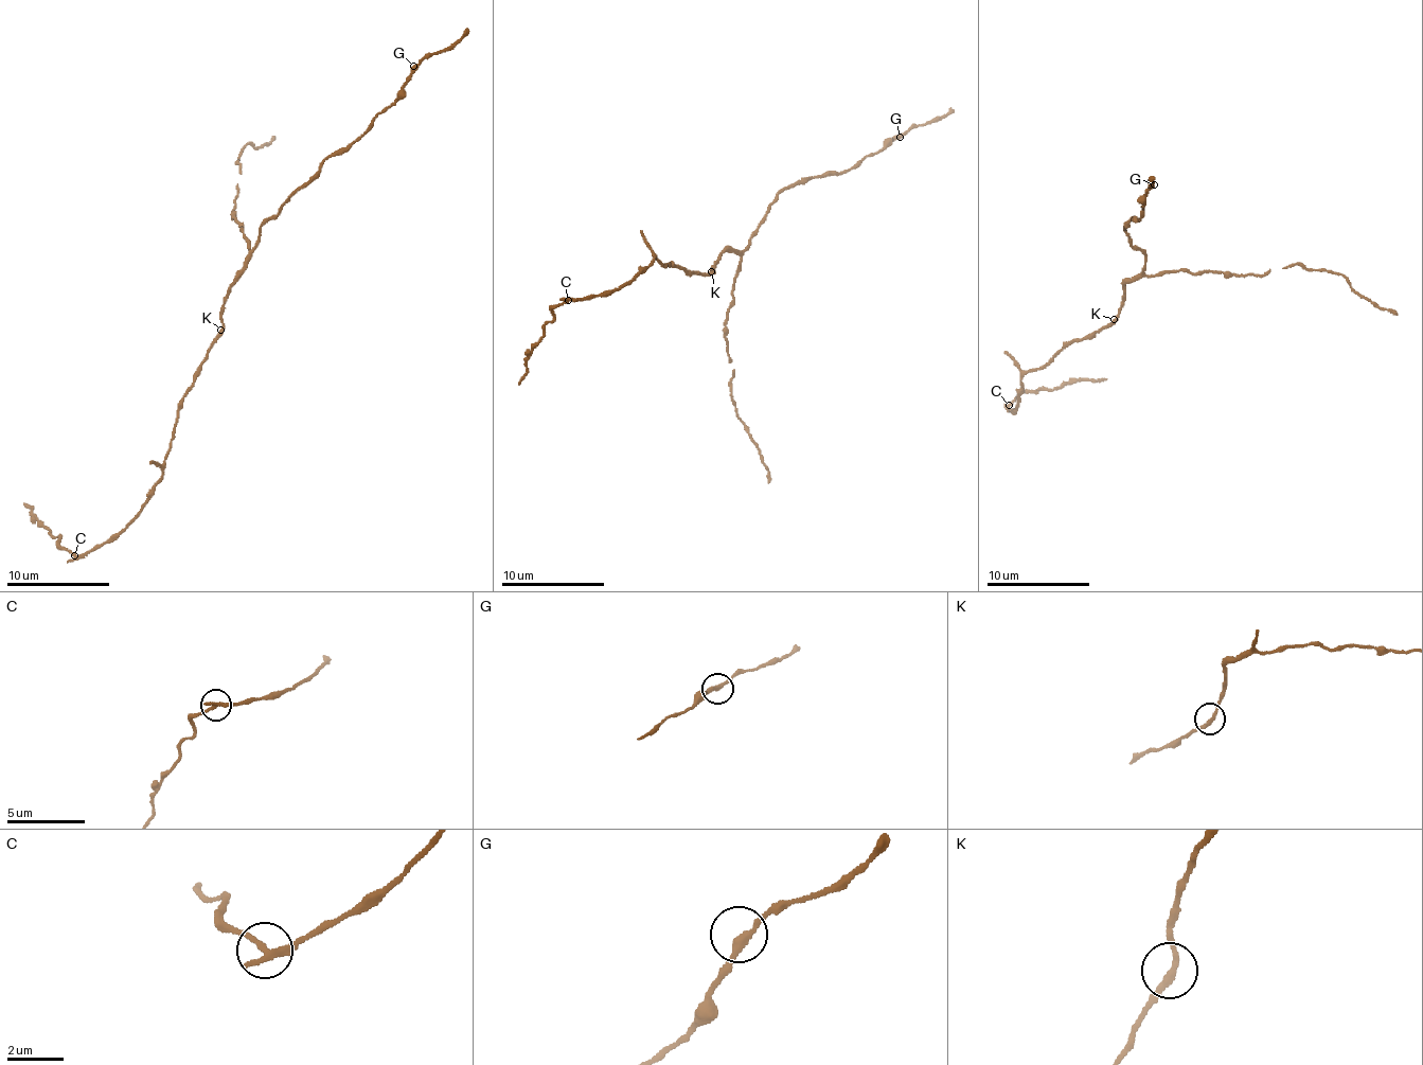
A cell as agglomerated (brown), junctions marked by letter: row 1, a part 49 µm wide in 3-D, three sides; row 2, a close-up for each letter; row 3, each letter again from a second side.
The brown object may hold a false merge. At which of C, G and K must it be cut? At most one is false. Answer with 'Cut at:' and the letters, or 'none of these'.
Cut at: C

